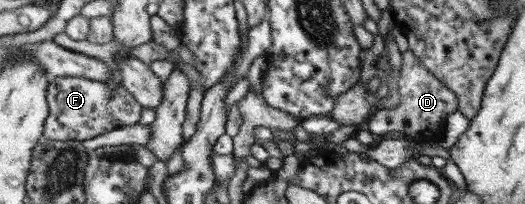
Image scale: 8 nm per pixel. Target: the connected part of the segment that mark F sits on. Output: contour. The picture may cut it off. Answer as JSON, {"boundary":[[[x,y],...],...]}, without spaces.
{"boundary":[[[57,76],[49,79],[48,102],[50,114],[45,122],[47,139],[90,140],[104,133],[137,124],[144,105],[125,86],[116,92],[106,83],[77,76]]]}

